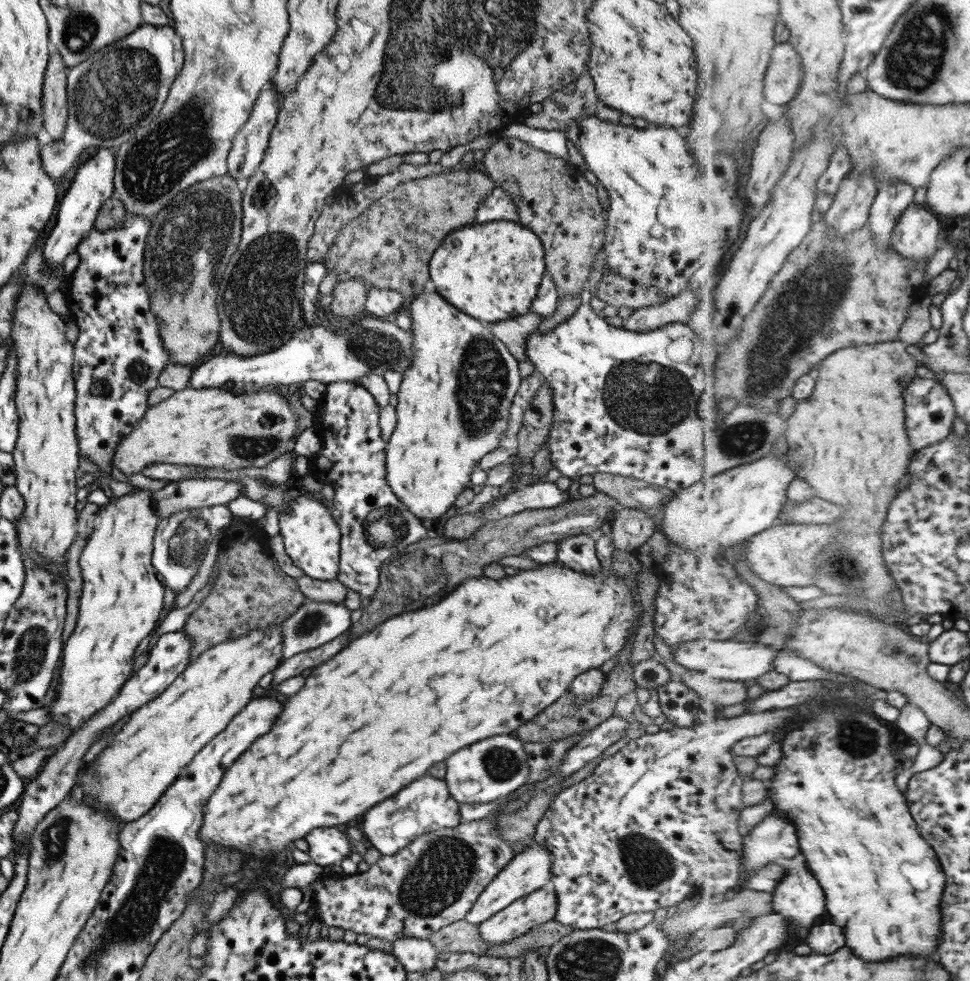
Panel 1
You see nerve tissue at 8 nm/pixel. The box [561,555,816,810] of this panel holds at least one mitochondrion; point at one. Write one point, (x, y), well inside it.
(761, 624)

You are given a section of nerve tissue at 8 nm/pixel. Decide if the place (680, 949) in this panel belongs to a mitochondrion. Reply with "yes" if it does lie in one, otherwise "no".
no

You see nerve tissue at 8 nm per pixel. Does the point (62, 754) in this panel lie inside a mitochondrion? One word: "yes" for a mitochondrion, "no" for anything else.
no

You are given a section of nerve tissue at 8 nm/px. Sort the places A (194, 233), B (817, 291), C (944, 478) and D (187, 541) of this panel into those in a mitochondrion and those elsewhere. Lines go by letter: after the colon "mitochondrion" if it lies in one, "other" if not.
A: mitochondrion
B: mitochondrion
C: other
D: mitochondrion

